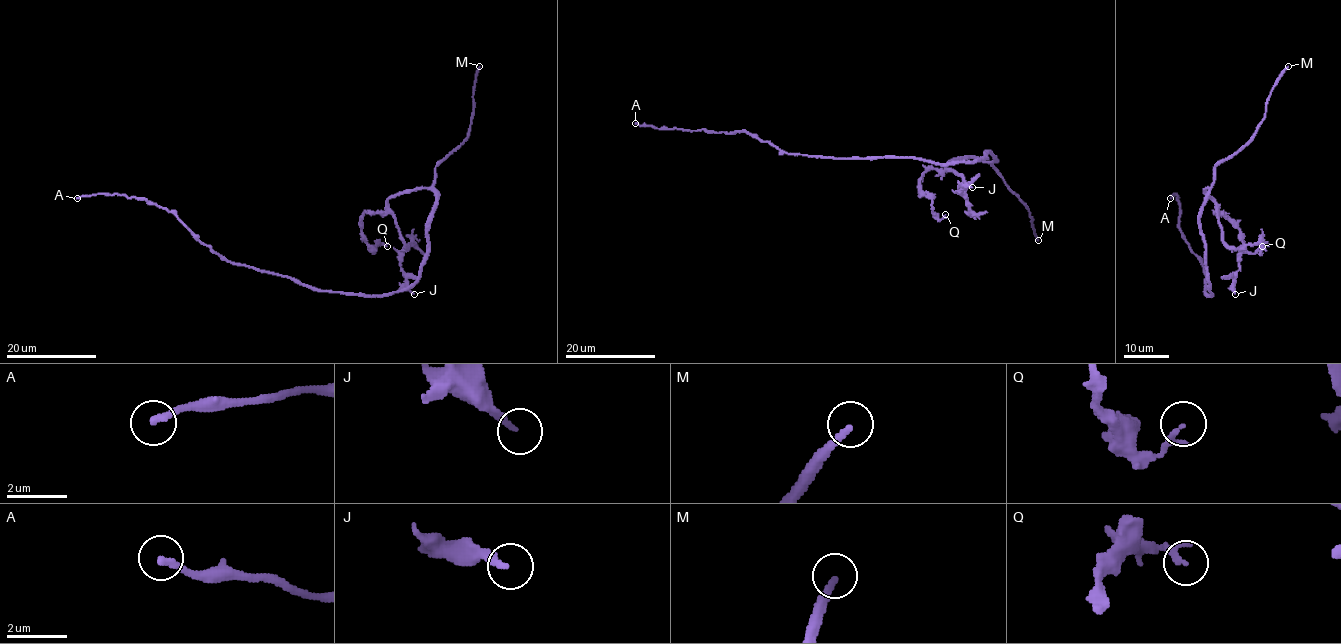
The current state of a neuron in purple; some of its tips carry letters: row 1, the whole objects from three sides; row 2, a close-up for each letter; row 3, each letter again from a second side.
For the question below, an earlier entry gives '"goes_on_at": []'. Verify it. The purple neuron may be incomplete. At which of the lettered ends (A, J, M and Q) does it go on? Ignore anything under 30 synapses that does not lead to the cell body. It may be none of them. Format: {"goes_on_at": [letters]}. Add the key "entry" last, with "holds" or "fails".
{"goes_on_at": ["M"], "entry": "fails"}

